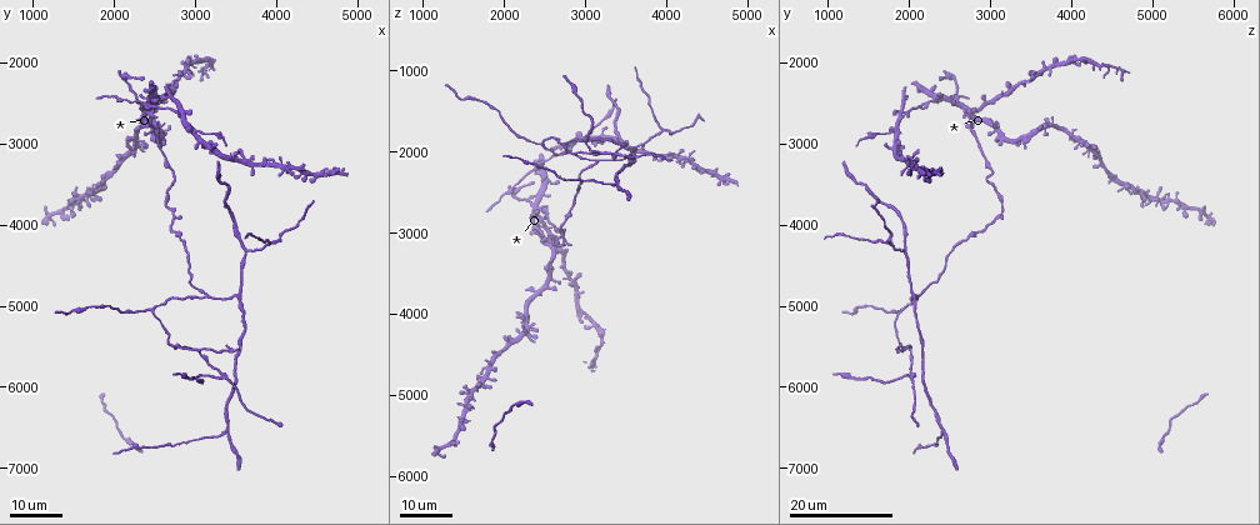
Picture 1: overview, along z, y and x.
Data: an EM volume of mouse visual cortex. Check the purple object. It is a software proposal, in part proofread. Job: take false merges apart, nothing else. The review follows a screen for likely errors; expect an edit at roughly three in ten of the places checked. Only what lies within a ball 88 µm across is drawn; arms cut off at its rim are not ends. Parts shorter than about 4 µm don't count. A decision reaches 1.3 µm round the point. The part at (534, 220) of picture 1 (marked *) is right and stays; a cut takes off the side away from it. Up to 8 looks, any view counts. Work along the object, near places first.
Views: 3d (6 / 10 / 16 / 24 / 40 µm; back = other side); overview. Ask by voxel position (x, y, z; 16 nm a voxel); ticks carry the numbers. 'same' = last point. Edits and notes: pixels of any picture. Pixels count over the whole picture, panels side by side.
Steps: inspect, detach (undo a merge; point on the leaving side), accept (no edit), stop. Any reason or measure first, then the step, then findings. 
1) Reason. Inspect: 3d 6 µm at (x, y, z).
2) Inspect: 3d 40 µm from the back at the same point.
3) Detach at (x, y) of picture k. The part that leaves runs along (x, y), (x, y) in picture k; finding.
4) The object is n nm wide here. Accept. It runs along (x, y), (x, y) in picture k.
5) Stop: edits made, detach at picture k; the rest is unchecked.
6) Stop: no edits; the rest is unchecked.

Sharp bend. Inspect: 3d 24 µm at (2700, 3450, 2950).

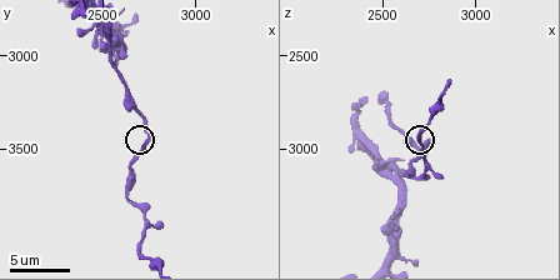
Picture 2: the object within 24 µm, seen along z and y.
Inspect: 3d 6 µm at (2760, 3420, 2960).

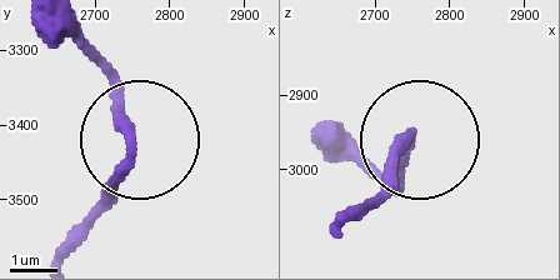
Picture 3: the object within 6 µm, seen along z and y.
The object is 240 nm wide here. Accept. It runs along (59, 26), (103, 74), (130, 145), (123, 181), (75, 238) in picture 3; continuous, no second neuron.

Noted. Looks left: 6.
Three arms meet. Inspect: 3d 24 µm at (3650, 4300, 1950).

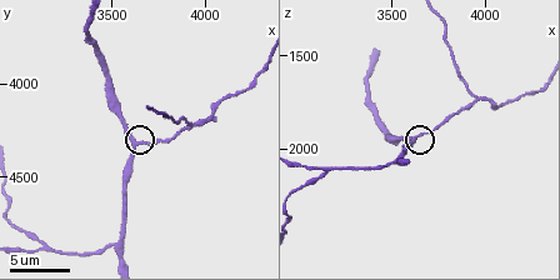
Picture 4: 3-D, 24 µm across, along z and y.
Inspect: 3d 10 µm at (3640, 4320, 1920).

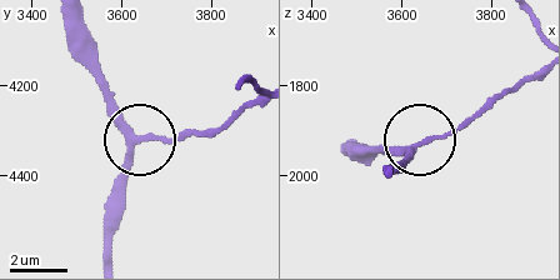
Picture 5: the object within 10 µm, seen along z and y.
Accept. It runs along (113, 256), (113, 206), (126, 155), (149, 141), (210, 134) in picture 5; one neuron here.

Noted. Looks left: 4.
A fork. Inspect: 3d 24 µm at (3400, 6550, 2400).

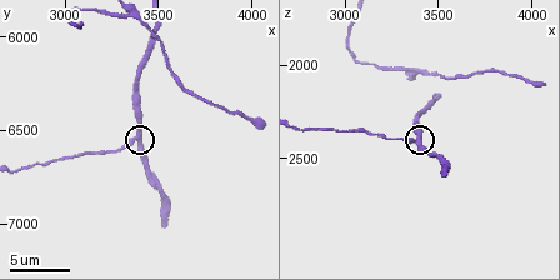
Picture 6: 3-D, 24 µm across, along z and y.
Zoom in. Inspect: 3d 6 µm at (3360, 6540, 2420).

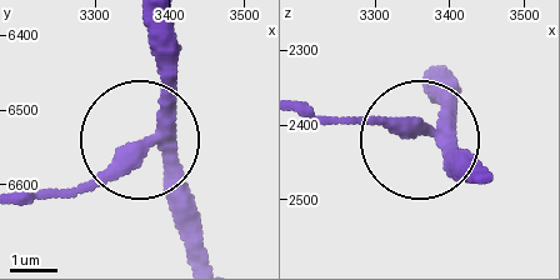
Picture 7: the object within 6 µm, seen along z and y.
Inspect: 3d 6 µm from the back at (3360, 6555, 2405).

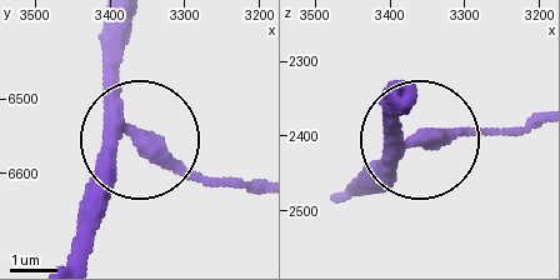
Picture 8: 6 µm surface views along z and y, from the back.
3 arms meet here. Accept. It runs along (119, 26), (119, 110), (135, 134), (86, 201) in picture 8; all the same neuron.

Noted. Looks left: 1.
Three arms meet. Inspect: 3d 6 µm at (3960, 4220, 1720).

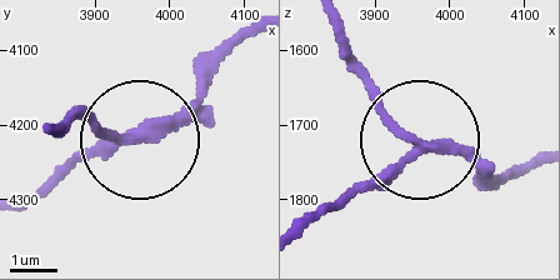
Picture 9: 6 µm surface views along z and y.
The object is 200 nm wide here. Detach at (110, 136) of picture 9. The part that leaves runs along (163, 125), (119, 134), (51, 121) in picture 9; a second neuron is stuck on.

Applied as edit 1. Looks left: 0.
Stop: edits made, detach at picture 9; the rest is unchecked.

